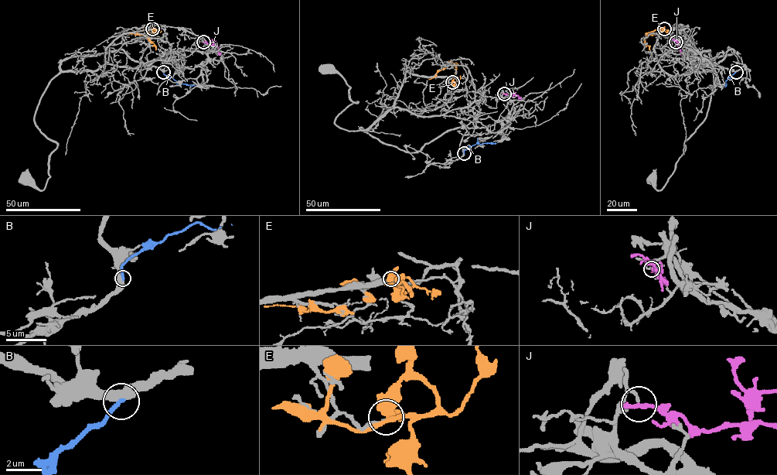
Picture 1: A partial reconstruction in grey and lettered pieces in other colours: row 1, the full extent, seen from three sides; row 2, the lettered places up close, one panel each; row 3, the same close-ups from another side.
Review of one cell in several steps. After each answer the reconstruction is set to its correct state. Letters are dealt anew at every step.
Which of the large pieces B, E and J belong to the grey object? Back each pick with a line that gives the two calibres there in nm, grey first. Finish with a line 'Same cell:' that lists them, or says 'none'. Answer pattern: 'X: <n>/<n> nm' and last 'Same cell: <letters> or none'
Same cell: none

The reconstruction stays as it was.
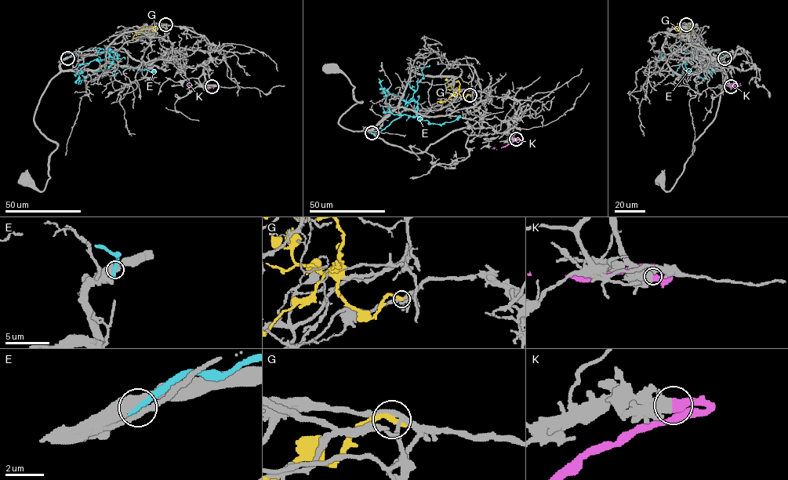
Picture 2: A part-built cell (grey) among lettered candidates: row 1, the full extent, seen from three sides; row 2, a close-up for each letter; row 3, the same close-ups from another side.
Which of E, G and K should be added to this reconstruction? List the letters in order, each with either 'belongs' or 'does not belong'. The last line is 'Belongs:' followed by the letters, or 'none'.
E: does not belong
G: does not belong
K: belongs
Belongs: K

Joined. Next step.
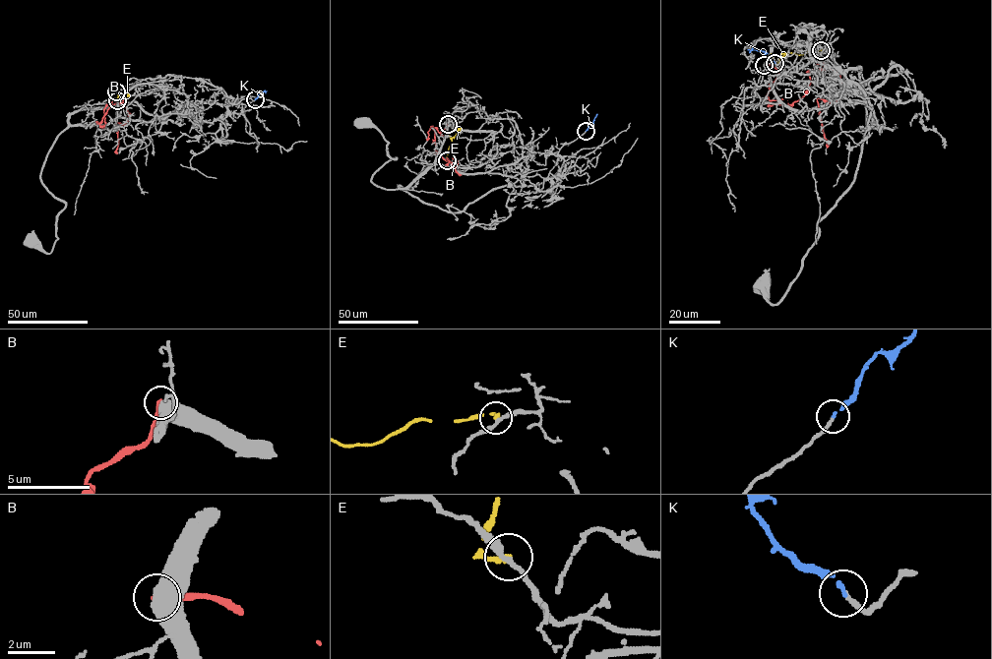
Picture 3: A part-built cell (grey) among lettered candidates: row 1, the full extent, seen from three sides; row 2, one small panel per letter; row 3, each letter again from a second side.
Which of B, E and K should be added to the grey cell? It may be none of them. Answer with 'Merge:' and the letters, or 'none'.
Merge: K

